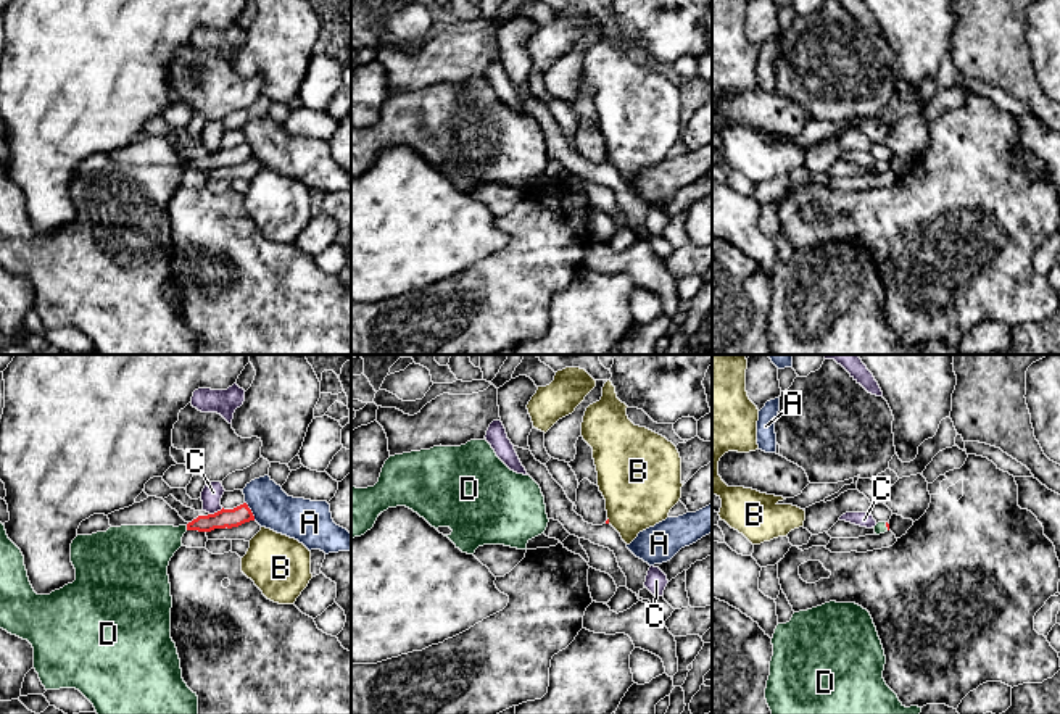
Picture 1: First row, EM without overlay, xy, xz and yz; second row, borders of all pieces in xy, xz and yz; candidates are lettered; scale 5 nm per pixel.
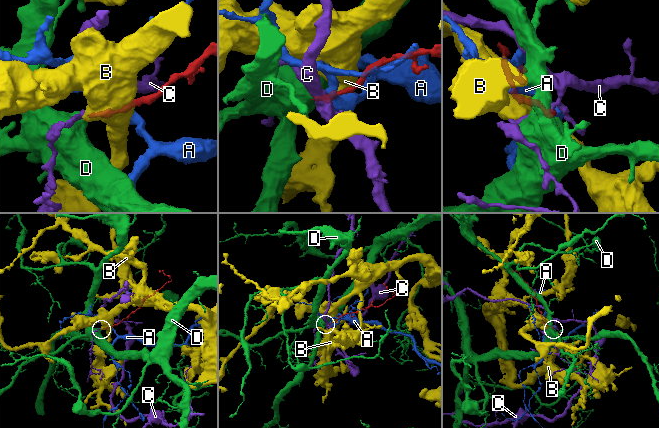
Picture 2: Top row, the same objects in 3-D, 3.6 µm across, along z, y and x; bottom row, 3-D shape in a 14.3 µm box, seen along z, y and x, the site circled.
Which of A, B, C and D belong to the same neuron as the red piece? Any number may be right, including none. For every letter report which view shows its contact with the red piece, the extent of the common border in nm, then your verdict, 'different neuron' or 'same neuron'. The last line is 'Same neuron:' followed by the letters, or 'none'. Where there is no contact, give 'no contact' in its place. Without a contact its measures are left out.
A: xy | 110 nm | different neuron
B: xz | 30 nm | different neuron
C: xy | 80 nm | different neuron
D: xy | 30 nm | same neuron
Same neuron: D

